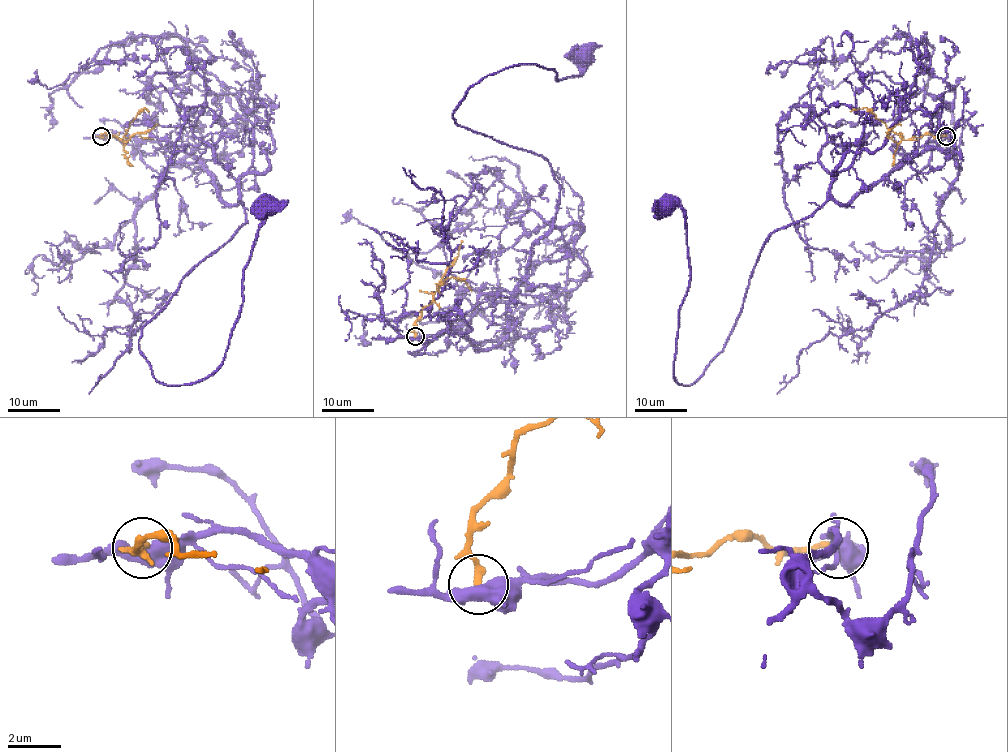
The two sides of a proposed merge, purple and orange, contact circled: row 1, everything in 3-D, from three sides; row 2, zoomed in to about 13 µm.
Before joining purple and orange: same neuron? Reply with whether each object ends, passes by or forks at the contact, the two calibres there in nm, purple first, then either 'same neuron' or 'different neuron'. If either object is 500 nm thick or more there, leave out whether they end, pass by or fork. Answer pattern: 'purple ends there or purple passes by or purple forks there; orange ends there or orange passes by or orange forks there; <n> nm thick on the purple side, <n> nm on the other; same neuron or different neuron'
550 nm thick on the purple side, 220 nm on the other; different neuron

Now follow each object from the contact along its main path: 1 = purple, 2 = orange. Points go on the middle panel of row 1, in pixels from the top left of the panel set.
1: (415, 337), (512, 291), (559, 200), (539, 154), (453, 110), (521, 64), (578, 76), (583, 53)
2: (415, 337), (414, 322), (431, 302), (440, 279), (458, 256), (462, 240)

